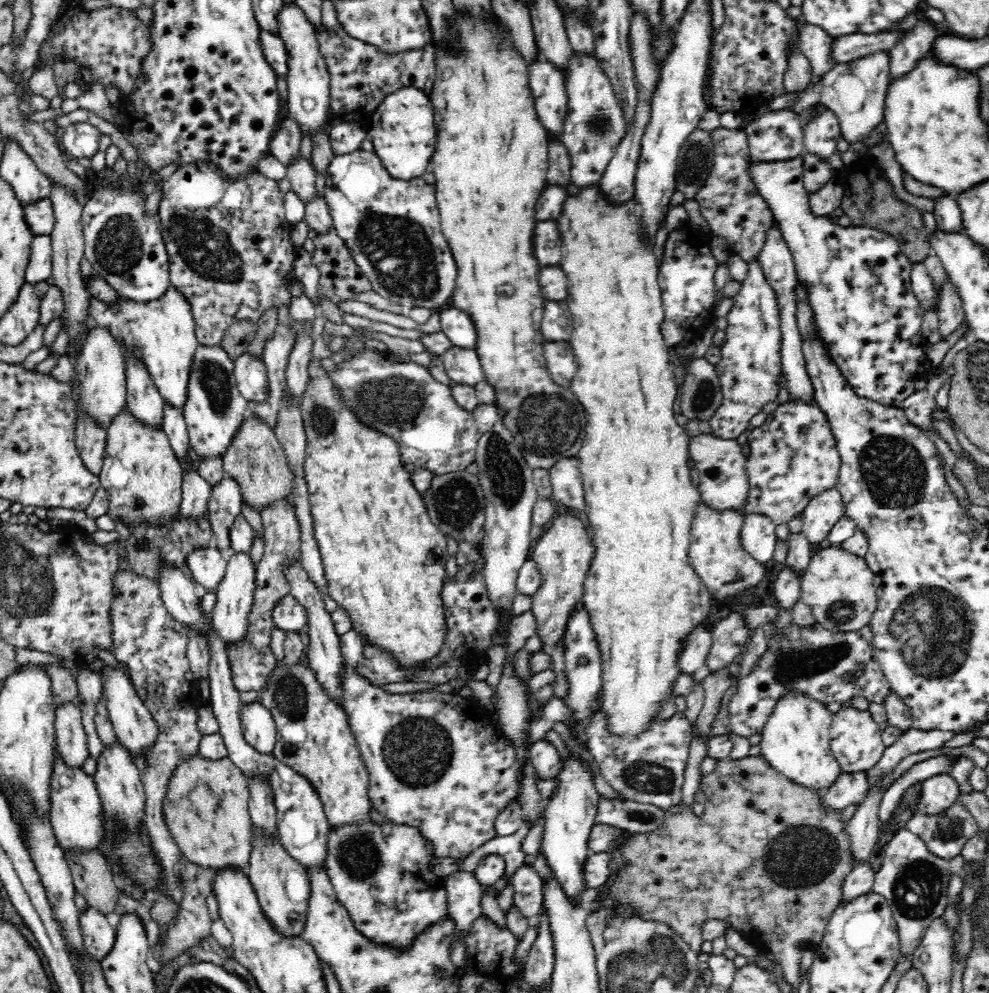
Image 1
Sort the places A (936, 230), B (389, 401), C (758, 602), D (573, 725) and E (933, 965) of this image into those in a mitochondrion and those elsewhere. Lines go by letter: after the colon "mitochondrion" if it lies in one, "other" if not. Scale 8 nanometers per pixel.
A: other
B: mitochondrion
C: other
D: other
E: other

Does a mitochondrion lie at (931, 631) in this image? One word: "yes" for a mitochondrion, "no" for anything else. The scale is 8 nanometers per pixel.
yes

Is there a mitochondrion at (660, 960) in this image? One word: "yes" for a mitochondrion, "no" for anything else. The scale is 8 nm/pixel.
yes

